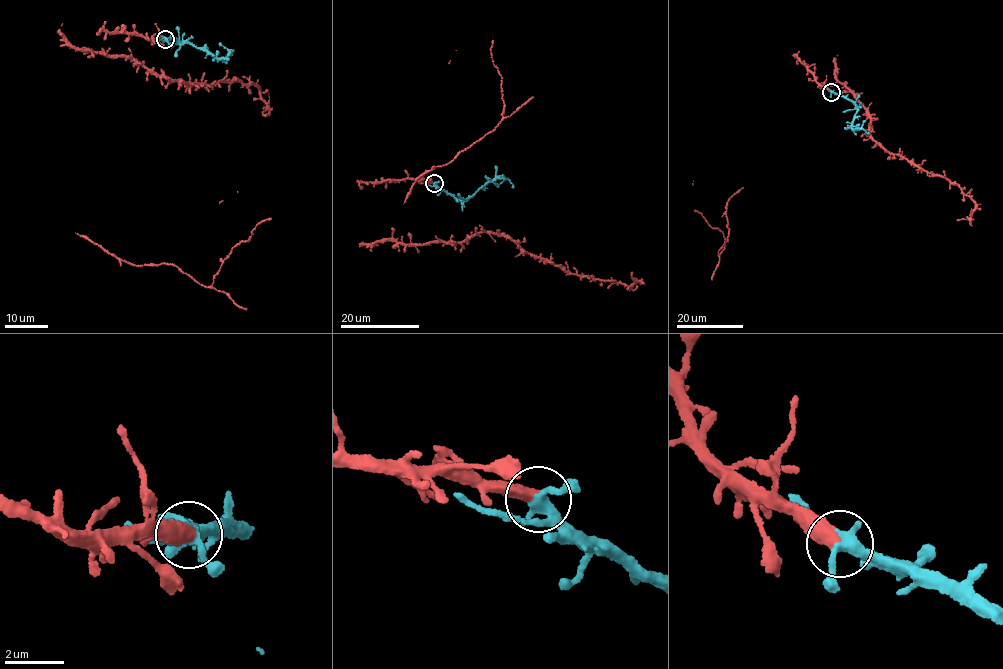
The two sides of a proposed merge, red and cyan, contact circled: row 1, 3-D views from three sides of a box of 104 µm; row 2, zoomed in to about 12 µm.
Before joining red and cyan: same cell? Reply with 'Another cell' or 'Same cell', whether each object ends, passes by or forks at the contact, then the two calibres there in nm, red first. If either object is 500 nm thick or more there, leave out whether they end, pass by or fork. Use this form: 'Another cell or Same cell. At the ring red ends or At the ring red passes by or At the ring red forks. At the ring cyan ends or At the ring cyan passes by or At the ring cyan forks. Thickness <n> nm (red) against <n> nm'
Same cell. At the ring red ends. At the ring cyan forks. Thickness 480 nm (red) against 320 nm

